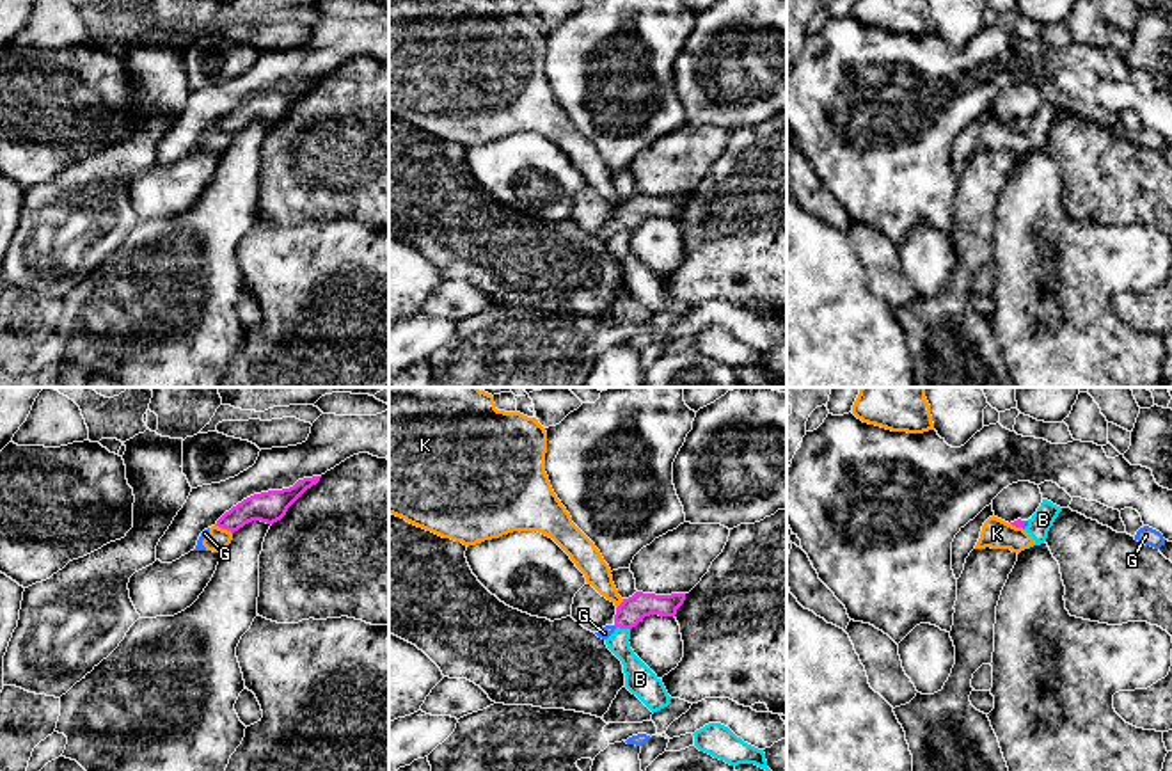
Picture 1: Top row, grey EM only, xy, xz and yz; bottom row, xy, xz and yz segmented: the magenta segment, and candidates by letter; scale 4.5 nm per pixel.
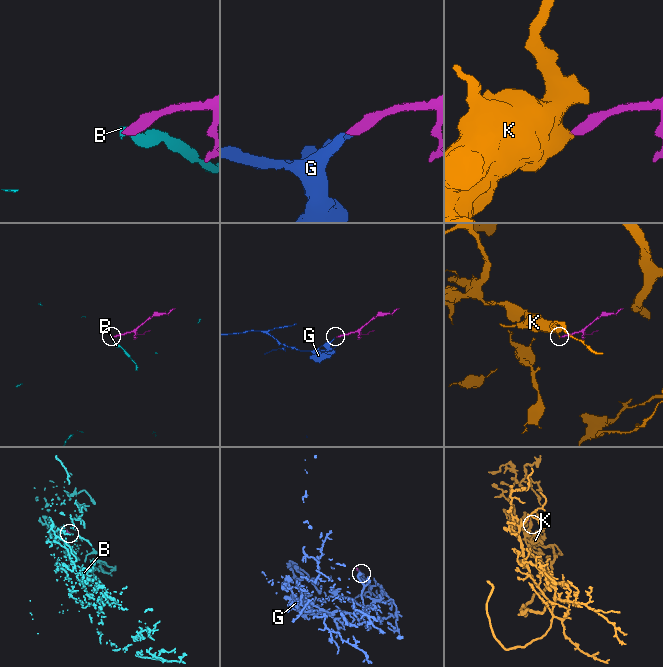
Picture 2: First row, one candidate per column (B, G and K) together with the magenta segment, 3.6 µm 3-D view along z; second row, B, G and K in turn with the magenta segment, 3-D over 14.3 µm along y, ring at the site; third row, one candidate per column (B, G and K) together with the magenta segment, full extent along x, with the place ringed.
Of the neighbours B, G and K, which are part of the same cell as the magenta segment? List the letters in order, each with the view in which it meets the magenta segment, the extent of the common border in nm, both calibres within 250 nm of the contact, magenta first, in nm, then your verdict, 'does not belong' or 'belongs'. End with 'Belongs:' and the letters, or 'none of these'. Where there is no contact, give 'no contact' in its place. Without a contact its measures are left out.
B: xz | 70 nm | 120/140 nm | does not belong
G: yz | 40 nm | 40/20 nm | belongs
K: xy | 90 nm | 140/100 nm | does not belong
Belongs: G

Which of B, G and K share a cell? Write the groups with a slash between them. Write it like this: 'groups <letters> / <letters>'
groups B K / G

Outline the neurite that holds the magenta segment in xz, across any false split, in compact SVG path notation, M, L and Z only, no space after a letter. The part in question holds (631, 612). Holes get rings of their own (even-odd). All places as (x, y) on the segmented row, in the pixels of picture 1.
M636 592L616 608L614 627L632 629L650 615L675 616L684 600L685 593L655 595Z

